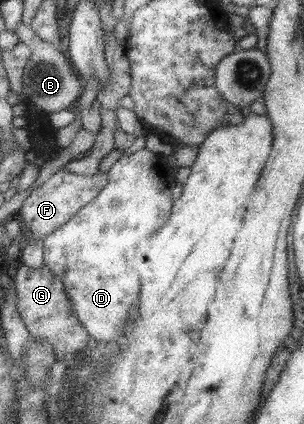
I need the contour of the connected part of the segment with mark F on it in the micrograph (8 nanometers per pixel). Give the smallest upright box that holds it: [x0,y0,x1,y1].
[20,169,108,239]

